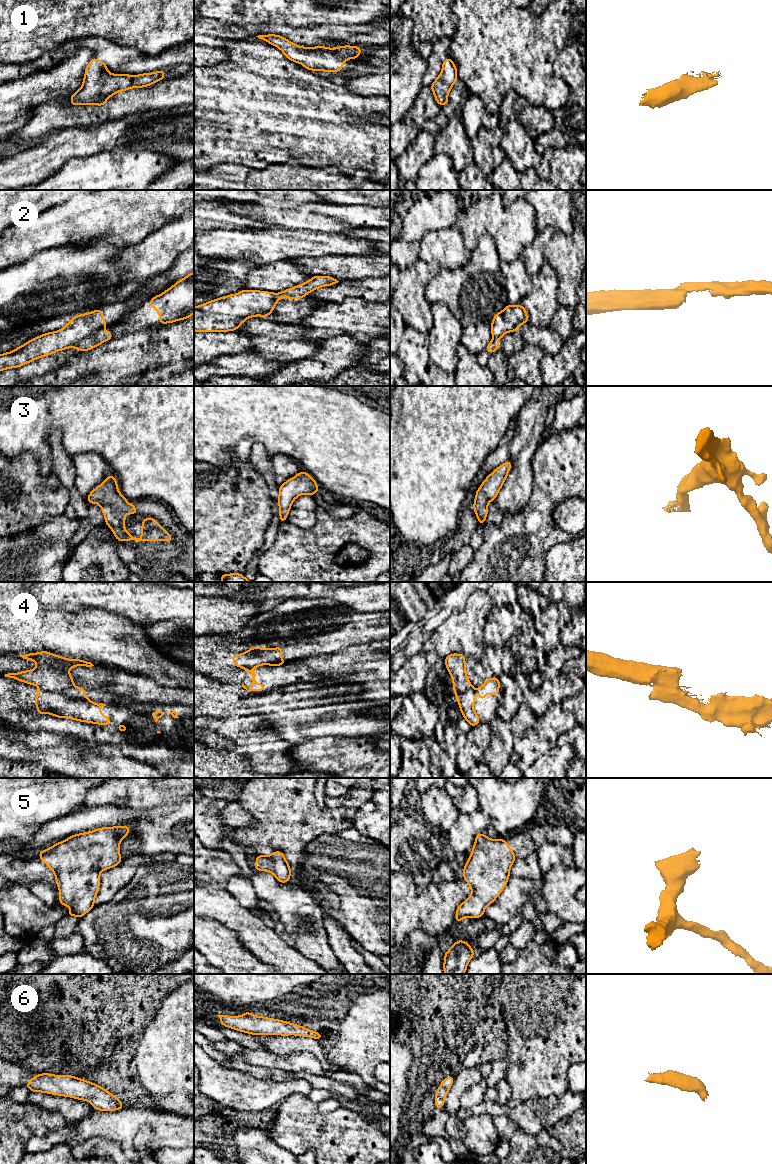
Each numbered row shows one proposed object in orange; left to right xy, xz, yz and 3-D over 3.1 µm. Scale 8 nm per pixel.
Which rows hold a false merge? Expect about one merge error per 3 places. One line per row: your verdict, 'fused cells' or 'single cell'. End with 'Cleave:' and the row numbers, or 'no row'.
1: single cell
2: fused cells
3: single cell
4: fused cells
5: single cell
6: single cell
Cleave: 2, 4

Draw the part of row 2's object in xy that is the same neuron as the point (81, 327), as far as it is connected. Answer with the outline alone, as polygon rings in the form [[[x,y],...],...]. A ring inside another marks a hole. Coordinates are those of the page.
[[[100,309],[74,316],[62,329],[34,337],[15,350],[0,354],[0,371],[21,367],[57,351],[76,348],[83,340],[90,338],[106,326]]]

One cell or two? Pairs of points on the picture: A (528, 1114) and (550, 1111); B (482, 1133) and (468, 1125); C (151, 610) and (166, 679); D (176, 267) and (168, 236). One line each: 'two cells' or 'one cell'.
A: one cell
B: one cell
C: two cells
D: two cells

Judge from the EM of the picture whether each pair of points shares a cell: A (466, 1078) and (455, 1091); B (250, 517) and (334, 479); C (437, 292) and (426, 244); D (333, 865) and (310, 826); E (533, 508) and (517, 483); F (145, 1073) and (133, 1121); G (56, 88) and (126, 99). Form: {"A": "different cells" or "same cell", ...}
{"A": "same cell", "B": "different cells", "C": "different cells", "D": "different cells", "E": "different cells", "F": "different cells", "G": "different cells"}

